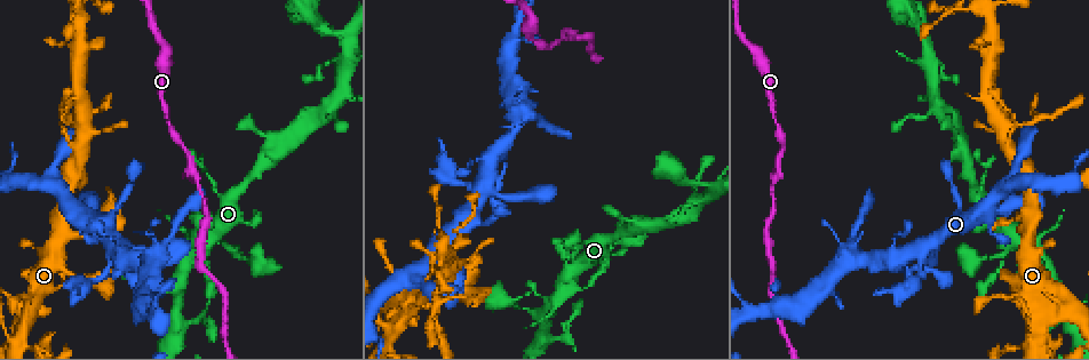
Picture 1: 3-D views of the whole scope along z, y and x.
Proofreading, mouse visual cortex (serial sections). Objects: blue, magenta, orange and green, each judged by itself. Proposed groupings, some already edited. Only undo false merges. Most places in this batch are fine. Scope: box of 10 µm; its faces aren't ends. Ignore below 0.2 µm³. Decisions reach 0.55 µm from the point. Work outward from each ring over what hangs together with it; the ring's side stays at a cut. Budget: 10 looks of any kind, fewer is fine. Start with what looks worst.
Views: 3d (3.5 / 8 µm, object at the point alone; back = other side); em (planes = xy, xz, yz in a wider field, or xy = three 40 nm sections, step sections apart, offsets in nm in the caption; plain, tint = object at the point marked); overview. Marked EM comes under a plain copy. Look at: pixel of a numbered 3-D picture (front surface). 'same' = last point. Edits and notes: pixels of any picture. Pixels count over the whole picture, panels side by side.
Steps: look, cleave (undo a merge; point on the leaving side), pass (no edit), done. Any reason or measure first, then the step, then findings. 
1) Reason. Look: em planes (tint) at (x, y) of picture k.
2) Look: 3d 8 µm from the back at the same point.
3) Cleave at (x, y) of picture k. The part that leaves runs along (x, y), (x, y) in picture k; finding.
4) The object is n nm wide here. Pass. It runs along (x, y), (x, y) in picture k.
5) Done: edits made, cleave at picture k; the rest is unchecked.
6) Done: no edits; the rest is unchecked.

Thick turns thin. Look: 3d 3.5 µm at (567, 287) of picture 1.

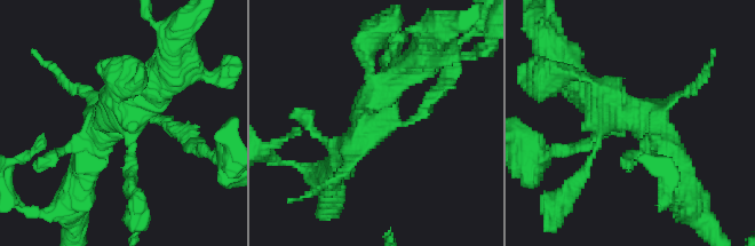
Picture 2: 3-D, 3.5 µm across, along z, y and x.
Now the EM. Look: em xy step 5 (tint) at (634, 118) of picture 2.

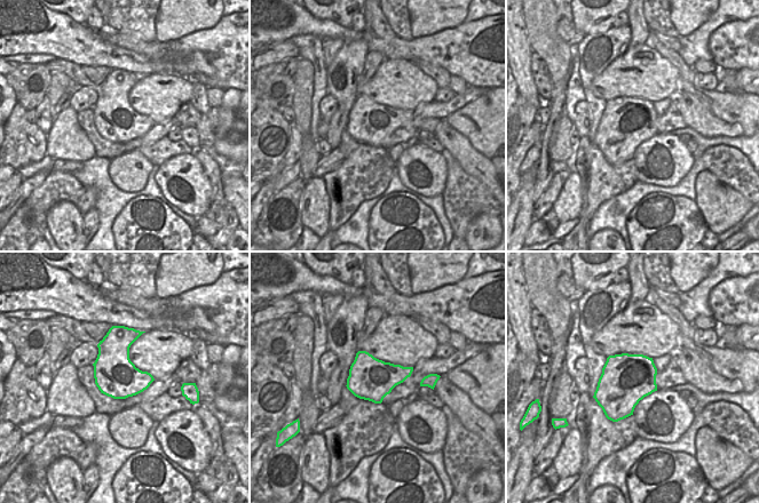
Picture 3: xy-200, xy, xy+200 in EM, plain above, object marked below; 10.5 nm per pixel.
Pass. It runs along (580, 86), (674, 167) in picture 2; continuous, no second cell.

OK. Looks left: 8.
Arms part here. Look: em xy step 3 (tint) at (72, 183) of picture 1.

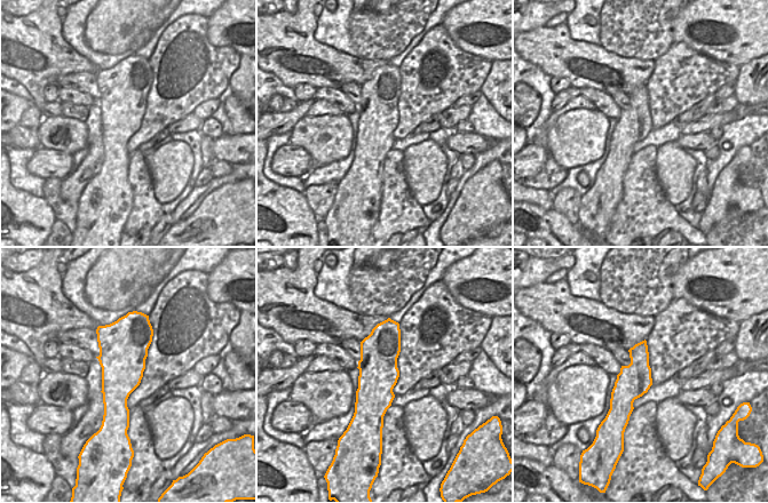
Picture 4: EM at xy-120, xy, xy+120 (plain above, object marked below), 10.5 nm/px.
Look: 3d 3.5 µm at the same point.

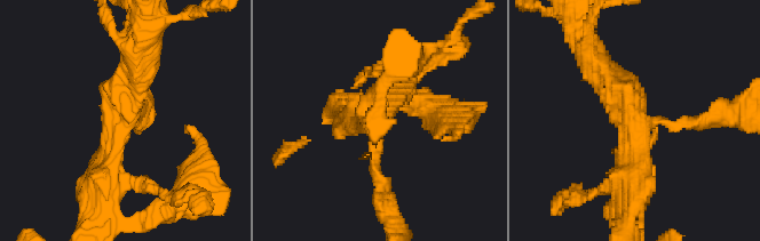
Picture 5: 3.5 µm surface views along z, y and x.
3 arms meet here. Pass. It runs along (392, 326), (379, 351), (378, 424) in picture 4; continuous, no second cell.

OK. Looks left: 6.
A narrow waist. Look: 3d 3.5 µm at (535, 42) of picture 1.

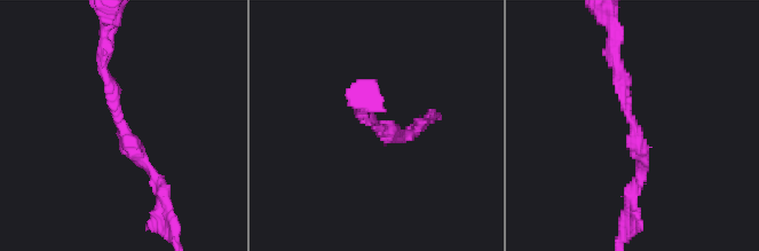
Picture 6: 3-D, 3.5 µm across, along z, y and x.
Look: em xy step 1 (tint) at (629, 114) of picture 6.

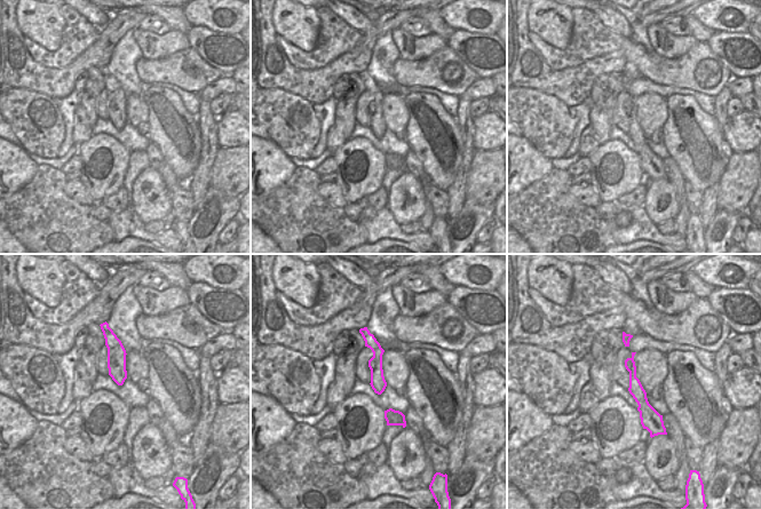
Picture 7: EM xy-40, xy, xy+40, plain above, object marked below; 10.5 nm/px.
Pass. Continuous, no second cell.

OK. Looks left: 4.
A fork. Look: 3d 3.5 µm from the back at (339, 95) of picture 1.

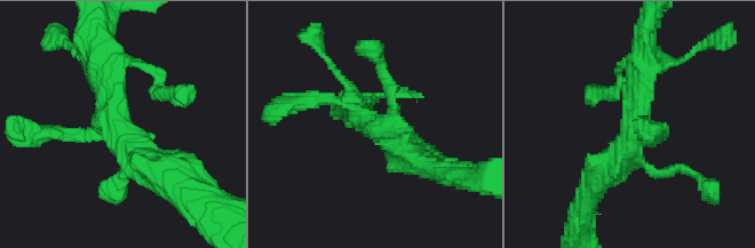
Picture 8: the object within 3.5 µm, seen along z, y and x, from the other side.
Look: em xy step 5 (tint) at (120, 125) of picture 8.

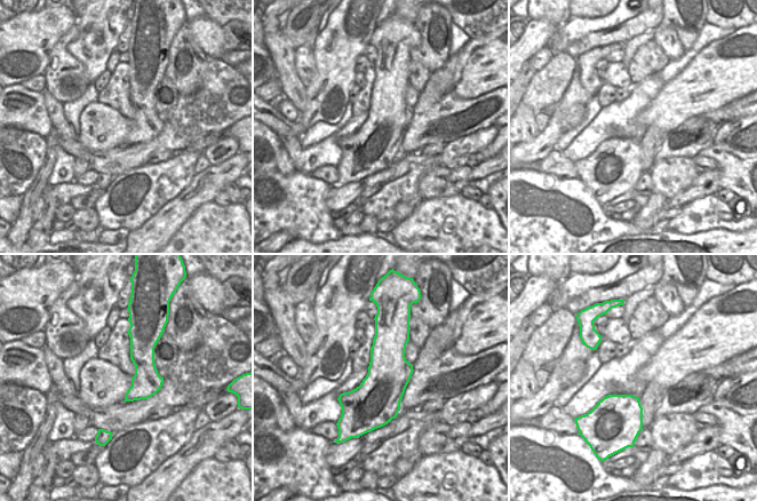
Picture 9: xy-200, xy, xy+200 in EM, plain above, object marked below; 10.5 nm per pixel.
The object is 500 nm wide here. Pass. It runs along (164, 173), (118, 130), (101, 57) in picture 8; all the same cell.

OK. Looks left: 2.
Done: no edits; the rest is unchecked.

